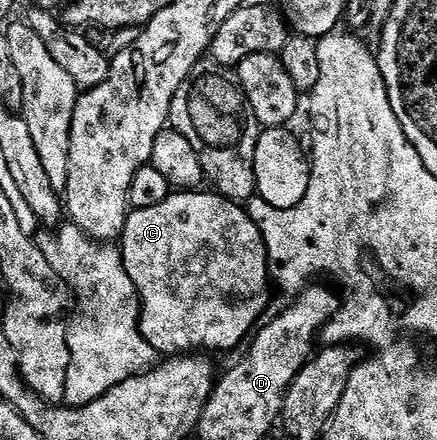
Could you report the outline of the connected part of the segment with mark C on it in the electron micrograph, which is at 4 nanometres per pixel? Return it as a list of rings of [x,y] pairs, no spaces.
[[[204,189],[170,193],[166,201],[158,205],[135,208],[124,226],[124,263],[140,295],[142,337],[164,357],[203,351],[232,351],[240,342],[243,344],[265,318],[270,276],[264,234],[239,202],[226,199],[219,193],[211,194],[207,195]]]

